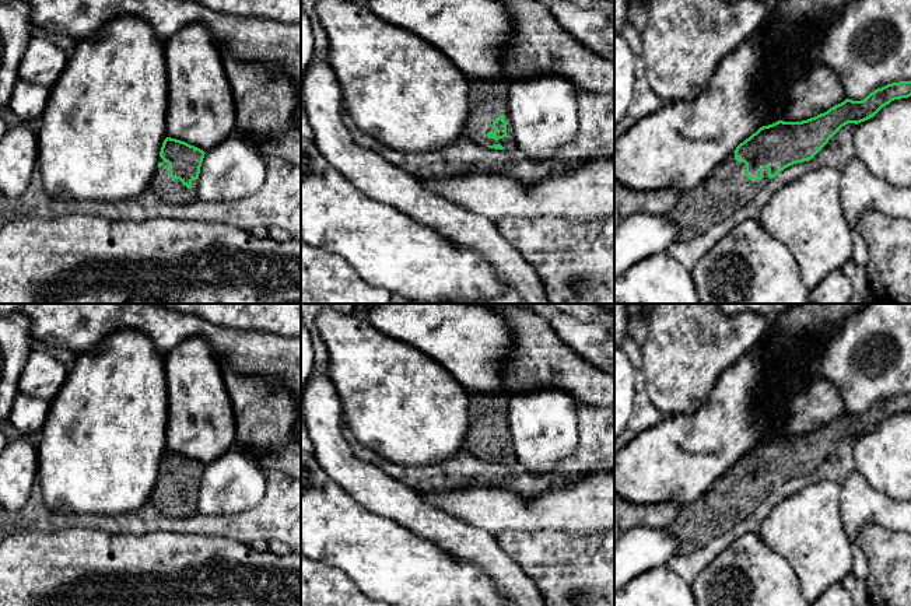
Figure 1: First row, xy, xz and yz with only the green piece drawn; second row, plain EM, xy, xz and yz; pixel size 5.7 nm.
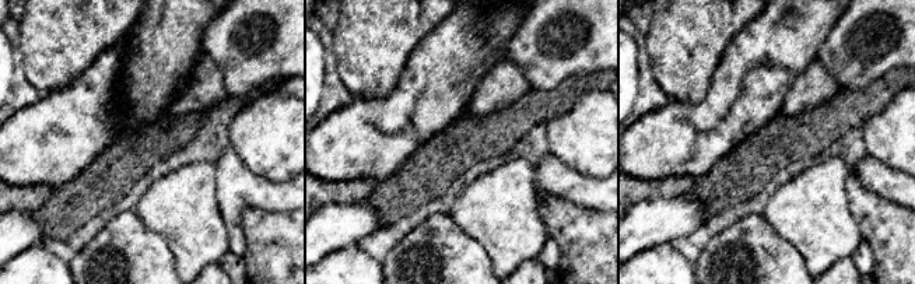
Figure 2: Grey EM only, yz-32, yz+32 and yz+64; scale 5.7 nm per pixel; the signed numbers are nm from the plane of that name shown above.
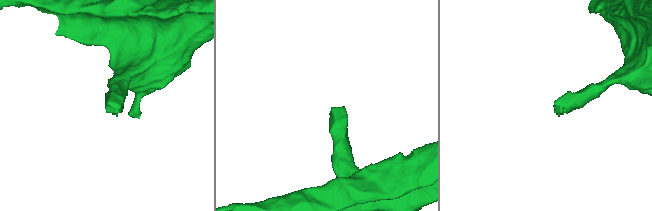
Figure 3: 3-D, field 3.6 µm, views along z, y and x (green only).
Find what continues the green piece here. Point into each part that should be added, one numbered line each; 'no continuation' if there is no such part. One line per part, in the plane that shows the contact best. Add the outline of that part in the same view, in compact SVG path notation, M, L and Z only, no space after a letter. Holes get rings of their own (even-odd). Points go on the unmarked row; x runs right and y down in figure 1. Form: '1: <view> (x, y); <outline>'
1: xz (489, 413); M477 393L476 400L469 404L469 428L463 446L479 459L501 458L504 463L516 462L512 437L508 425L509 393ZM500 428L505 430L507 449L500 453L490 452L488 445L495 445L493 435Z

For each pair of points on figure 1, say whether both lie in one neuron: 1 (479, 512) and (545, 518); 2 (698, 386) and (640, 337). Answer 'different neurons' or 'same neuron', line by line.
1: same neuron
2: different neurons

